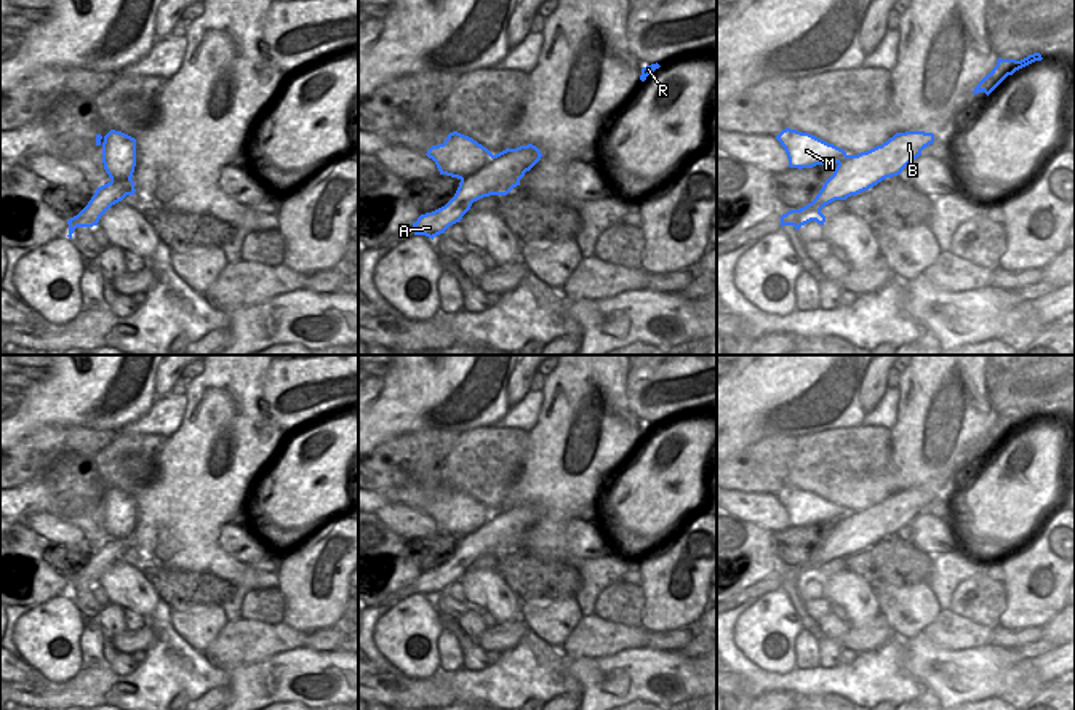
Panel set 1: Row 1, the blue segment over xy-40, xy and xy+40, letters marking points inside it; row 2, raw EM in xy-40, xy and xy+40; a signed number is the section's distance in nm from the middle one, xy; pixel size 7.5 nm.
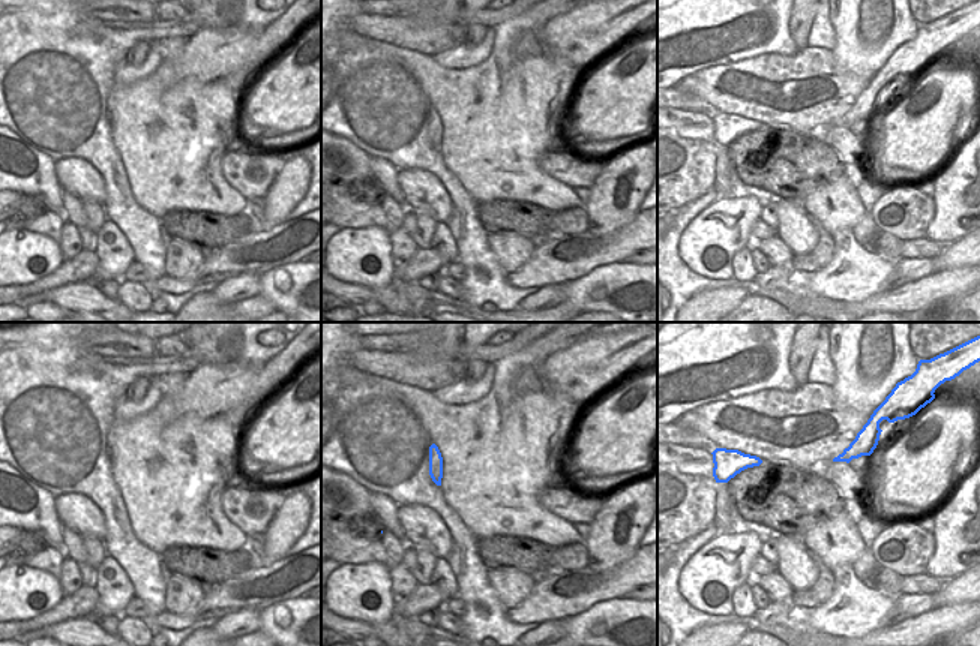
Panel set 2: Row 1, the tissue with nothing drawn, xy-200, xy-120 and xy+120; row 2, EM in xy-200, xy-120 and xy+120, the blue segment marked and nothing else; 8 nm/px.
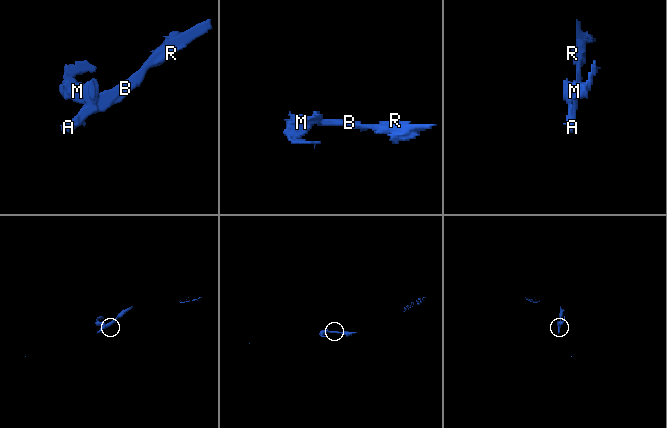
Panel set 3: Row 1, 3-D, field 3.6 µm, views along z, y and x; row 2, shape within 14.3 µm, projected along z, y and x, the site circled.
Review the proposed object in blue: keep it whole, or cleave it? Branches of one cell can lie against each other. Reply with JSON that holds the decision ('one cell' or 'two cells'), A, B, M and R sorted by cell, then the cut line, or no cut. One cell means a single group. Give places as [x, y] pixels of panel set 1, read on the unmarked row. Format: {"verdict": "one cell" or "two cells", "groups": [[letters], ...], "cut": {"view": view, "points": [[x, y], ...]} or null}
{"verdict": "two cells", "groups": [["A", "B", "R"], ["M"]], "cut": {"view": "xy", "points": [[493, 514], [479, 528], [461, 538]]}}

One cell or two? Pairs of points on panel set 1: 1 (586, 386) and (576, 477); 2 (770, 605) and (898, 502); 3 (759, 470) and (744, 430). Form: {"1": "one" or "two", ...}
{"1": "one", "2": "two", "3": "two"}

